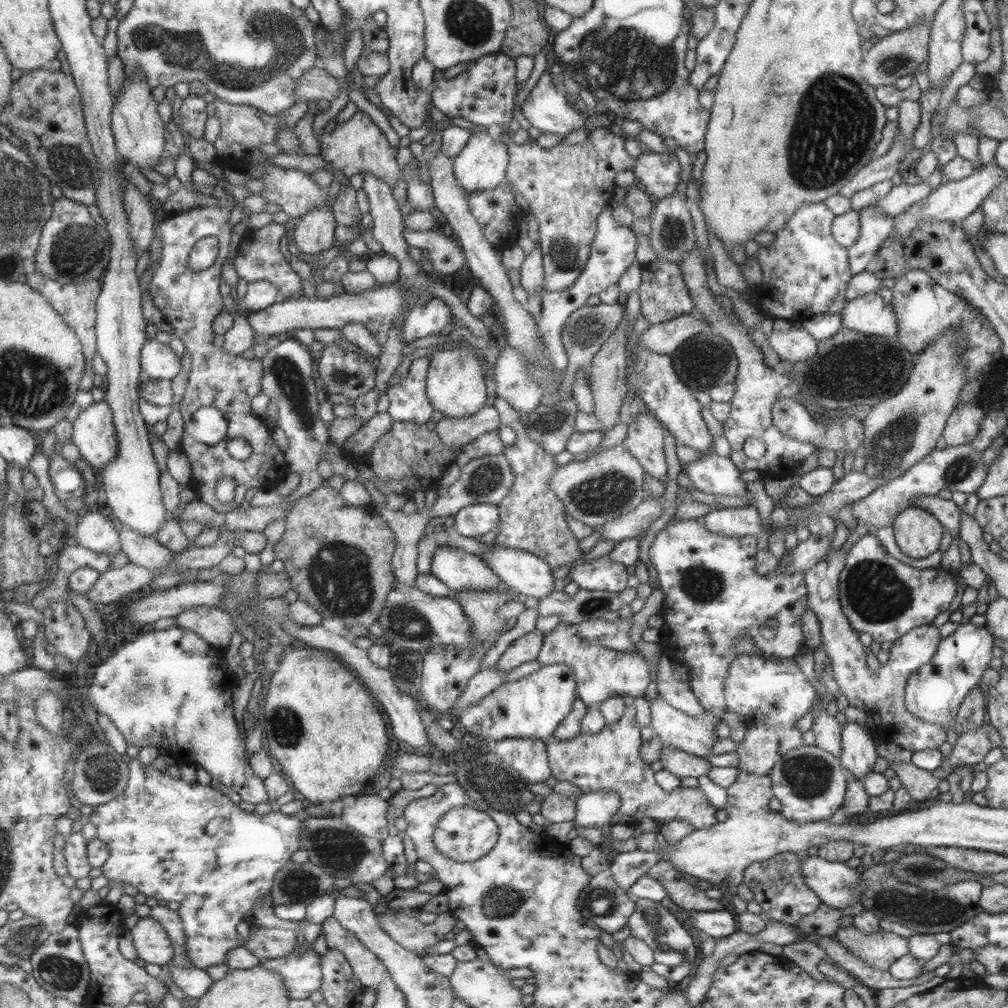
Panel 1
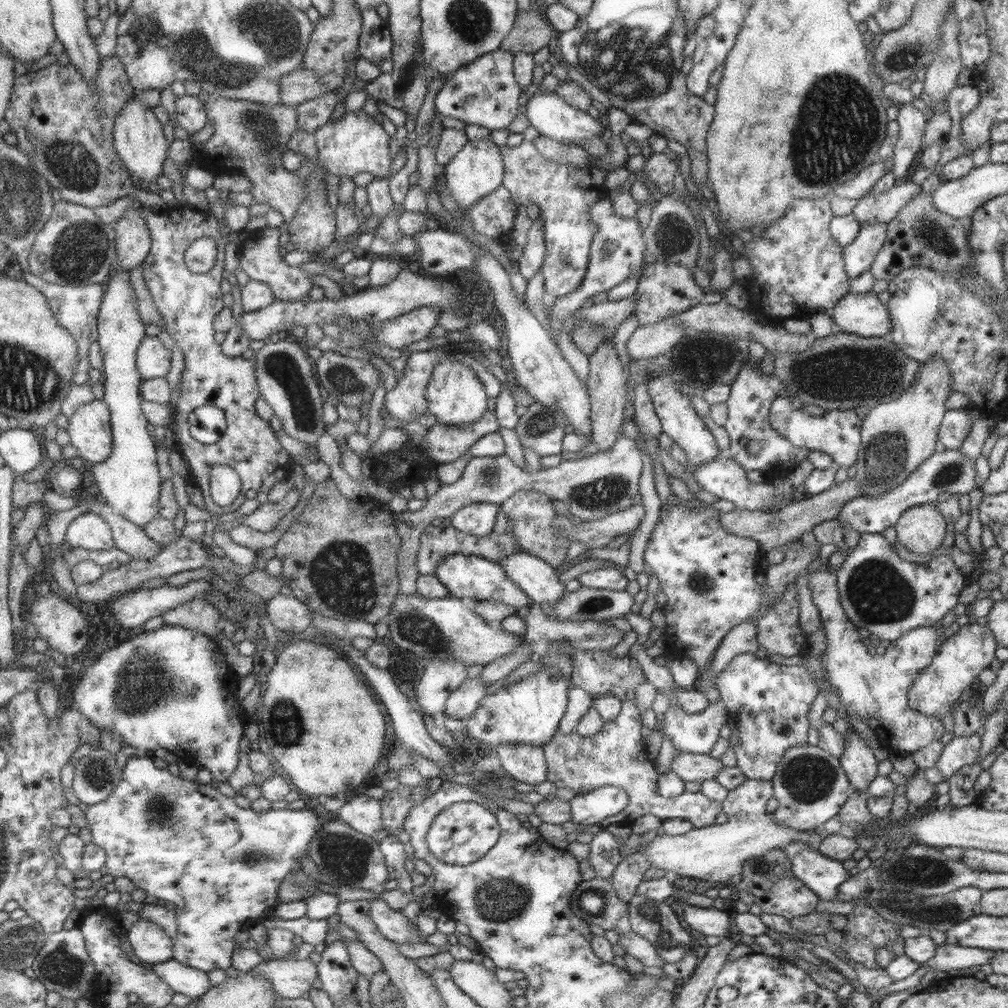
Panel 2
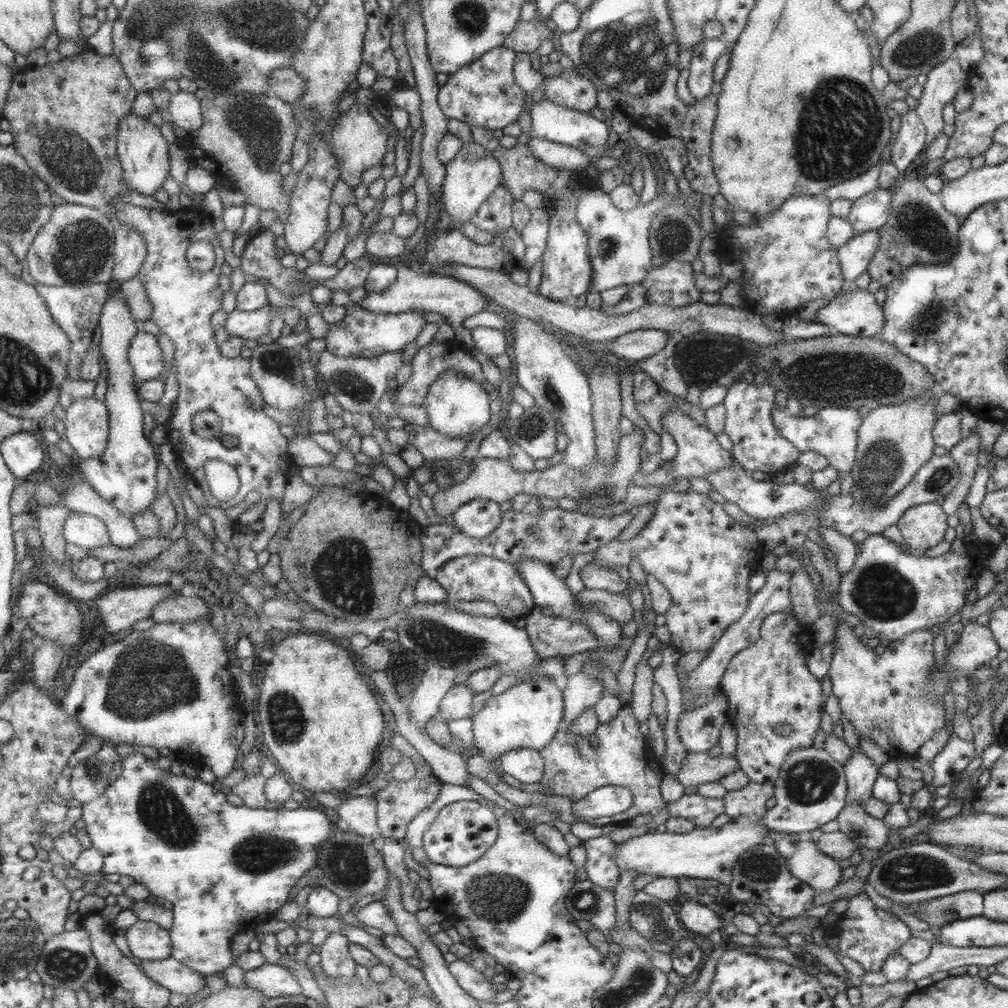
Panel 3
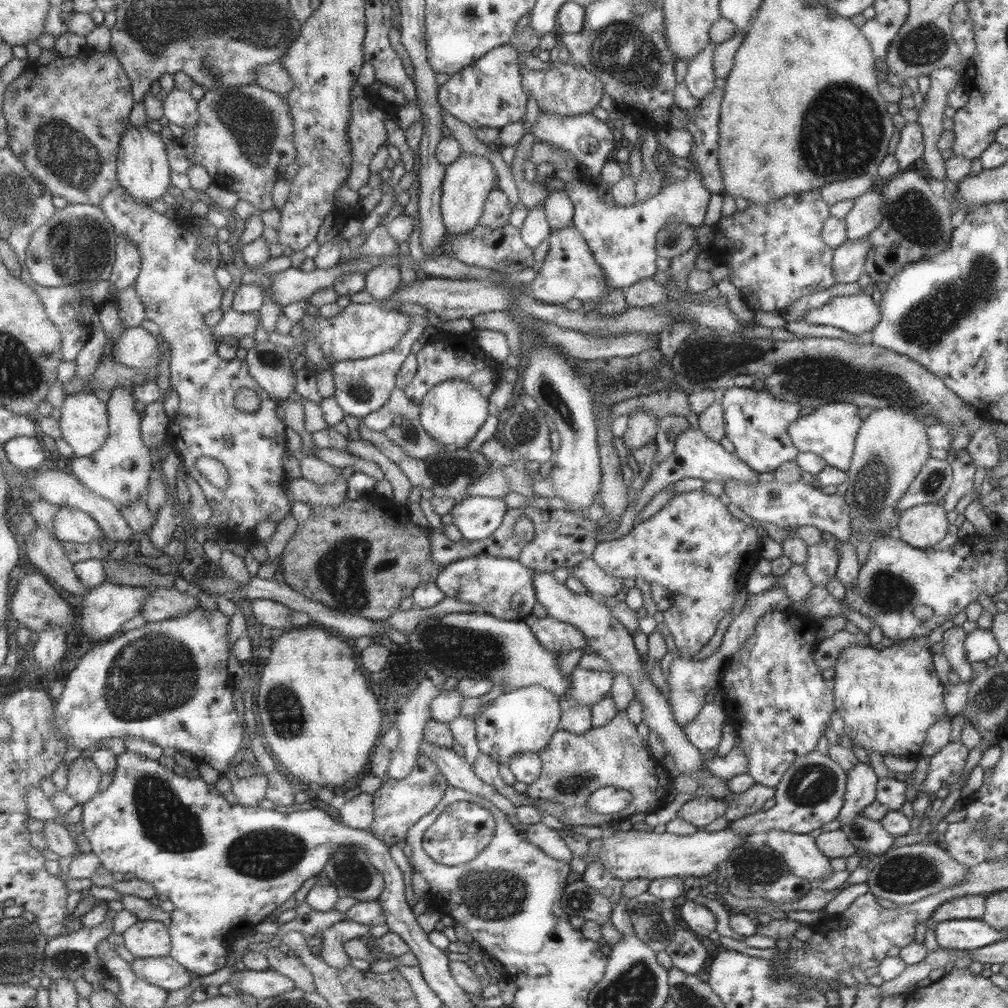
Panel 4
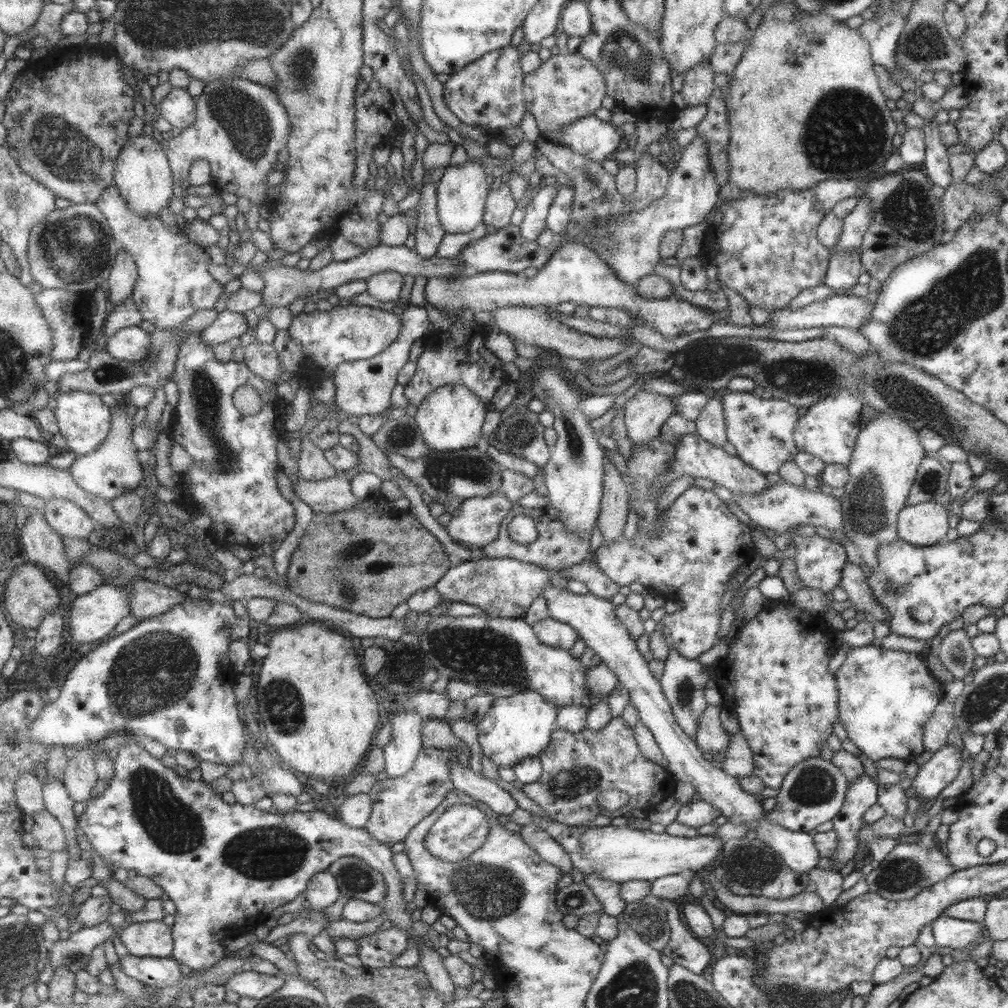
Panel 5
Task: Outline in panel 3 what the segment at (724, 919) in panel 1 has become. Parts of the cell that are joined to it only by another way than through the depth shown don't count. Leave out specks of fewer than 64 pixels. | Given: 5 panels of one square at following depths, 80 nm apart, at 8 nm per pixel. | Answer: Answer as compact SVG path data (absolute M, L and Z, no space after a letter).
M685 901L677 916L689 932L707 936L715 930L722 930L722 917L714 907L697 904L696 901Z

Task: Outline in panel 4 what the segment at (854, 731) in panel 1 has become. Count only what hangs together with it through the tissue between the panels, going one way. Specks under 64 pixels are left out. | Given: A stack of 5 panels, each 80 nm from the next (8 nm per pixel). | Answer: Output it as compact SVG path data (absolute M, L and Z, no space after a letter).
M857 761L855 768L846 772L846 788L844 801L836 816L836 820L842 824L851 824L853 817L861 813L868 804L875 801L875 786L877 776L870 764Z

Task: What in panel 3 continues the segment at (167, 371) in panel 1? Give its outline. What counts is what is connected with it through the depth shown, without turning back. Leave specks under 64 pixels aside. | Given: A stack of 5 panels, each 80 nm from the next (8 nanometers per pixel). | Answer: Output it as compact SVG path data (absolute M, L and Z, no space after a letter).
M140 330L133 339L129 360L139 383L159 378L167 366L157 335L145 330Z

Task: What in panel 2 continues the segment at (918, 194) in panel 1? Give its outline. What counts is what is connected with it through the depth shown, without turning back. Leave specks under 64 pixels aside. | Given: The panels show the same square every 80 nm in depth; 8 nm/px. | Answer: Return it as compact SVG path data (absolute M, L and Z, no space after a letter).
M911 180L896 182L885 192L870 192L857 200L851 214L859 222L865 224L887 224L893 221L905 203L921 191L921 185Z

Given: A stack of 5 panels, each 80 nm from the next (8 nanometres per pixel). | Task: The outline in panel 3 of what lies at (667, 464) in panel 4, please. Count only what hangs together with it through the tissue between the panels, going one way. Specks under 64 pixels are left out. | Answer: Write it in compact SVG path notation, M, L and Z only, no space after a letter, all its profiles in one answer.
M673 407L663 412L660 419L662 429L673 437L672 440L675 441L677 447L675 457L669 460L672 470L667 470L674 479L679 480L691 476L704 478L707 473L735 465L730 451L725 451L717 443L715 435L707 427L694 423L692 418L681 410L681 407Z

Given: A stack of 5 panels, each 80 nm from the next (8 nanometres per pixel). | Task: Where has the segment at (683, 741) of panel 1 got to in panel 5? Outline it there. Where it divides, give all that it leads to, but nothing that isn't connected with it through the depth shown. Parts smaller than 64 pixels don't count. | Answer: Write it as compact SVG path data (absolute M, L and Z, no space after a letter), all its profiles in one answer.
M722 704L717 706L706 706L703 714L695 726L695 745L704 753L717 754L725 752L729 746L730 736L722 728L720 722Z

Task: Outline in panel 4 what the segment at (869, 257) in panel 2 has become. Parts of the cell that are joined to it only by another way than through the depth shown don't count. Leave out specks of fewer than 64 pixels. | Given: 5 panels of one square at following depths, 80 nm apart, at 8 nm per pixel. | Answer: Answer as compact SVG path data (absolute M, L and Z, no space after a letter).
M867 237L845 242L833 250L833 278L835 284L854 283L864 274L863 264L869 251Z

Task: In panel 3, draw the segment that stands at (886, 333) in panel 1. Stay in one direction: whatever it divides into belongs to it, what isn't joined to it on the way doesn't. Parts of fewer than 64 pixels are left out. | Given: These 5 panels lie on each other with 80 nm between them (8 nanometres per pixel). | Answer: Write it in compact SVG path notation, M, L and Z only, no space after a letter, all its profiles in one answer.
M867 289L846 290L833 297L824 308L815 314L815 322L826 324L833 332L849 336L875 337L883 328L884 317L881 306Z

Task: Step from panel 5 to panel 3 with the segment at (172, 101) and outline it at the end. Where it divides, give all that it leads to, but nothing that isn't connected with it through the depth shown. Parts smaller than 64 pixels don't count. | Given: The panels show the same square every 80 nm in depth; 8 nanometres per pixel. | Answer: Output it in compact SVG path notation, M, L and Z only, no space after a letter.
M183 92L171 95L169 103L169 113L173 125L183 128L183 130L196 131L202 126L203 119L201 101L193 93Z

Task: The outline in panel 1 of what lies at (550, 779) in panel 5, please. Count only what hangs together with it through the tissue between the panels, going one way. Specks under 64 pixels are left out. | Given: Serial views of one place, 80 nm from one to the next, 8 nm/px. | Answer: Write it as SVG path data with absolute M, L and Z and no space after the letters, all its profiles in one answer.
M628 706L623 715L612 724L606 726L598 734L583 734L567 741L557 741L551 737L545 742L547 764L551 770L551 777L557 782L566 781L579 788L581 793L594 791L613 791L619 797L620 803L617 813L610 820L611 824L636 825L641 818L652 818L658 824L667 824L672 820L685 821L693 825L695 829L709 828L717 823L715 808L704 796L699 788L683 788L677 786L671 793L663 792L654 780L654 773L649 765L644 764L640 758L639 749L644 747L640 738L640 728L635 722L635 708Z

